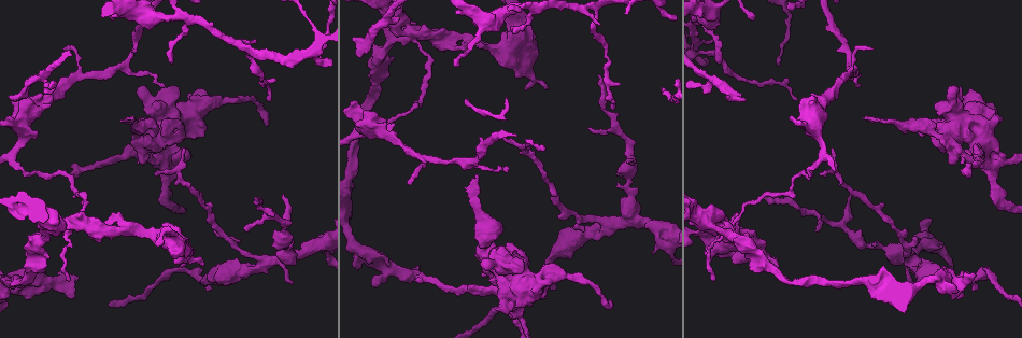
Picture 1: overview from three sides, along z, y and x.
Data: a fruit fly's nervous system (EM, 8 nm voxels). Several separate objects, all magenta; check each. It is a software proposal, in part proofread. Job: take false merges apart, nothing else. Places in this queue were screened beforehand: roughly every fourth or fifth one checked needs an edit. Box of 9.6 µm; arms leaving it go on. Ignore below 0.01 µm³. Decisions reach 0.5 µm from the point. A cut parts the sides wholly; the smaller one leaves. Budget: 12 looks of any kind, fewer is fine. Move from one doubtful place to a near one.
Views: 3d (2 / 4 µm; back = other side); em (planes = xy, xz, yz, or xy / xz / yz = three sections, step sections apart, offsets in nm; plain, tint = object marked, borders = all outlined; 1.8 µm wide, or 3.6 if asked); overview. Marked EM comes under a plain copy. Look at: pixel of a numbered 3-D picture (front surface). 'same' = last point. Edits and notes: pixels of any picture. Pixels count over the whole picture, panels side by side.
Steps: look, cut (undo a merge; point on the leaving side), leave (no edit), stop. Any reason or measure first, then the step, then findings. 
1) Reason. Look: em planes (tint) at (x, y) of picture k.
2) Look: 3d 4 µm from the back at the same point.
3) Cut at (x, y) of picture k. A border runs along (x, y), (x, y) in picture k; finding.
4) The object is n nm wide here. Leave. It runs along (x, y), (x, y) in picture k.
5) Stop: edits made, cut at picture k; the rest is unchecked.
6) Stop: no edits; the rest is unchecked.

Sharp bend. Look: em planes (tint) at (391, 265) of picture 1.

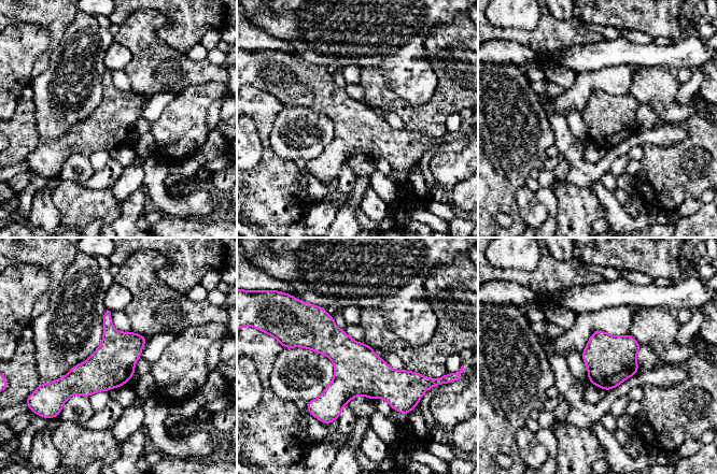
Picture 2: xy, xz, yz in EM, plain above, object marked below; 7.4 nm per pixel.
Leave. It runs along (295, 342), (419, 377) in picture 2; one cell here.

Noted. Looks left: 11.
Four or more arms meet. Look: 3d 4 µm at (518, 48) of picture 1.

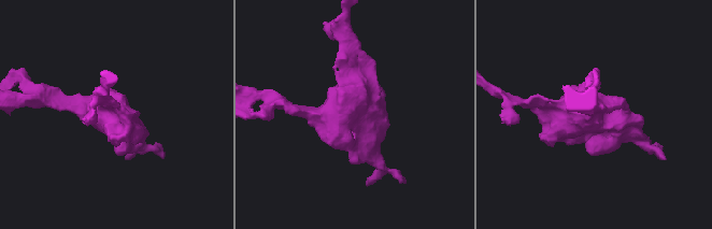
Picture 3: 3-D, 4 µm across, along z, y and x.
Shape alone is not enough. Look: em planes (borders) at (596, 119) of picture 3.

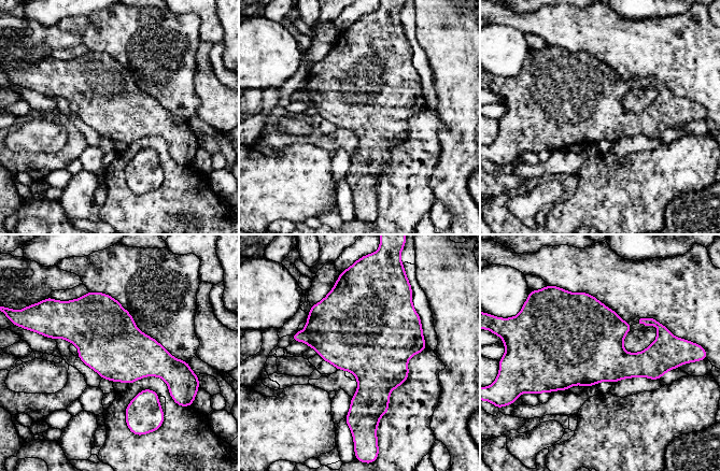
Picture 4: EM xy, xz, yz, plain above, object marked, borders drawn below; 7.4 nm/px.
Leave. All the same cell.

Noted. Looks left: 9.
Sharp bend. Look: em planes (tint) at (906, 253) of picture 1.

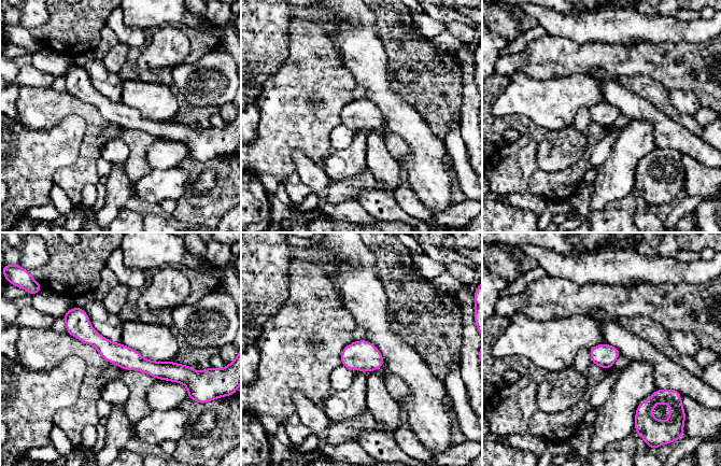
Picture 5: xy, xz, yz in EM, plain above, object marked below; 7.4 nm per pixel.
Leave. It runs along (67, 319), (114, 353), (183, 369) in picture 5; continuous, no second cell.

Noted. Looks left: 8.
Four-way junction. Look: 3d 4 µm at (190, 22) of picture 1.

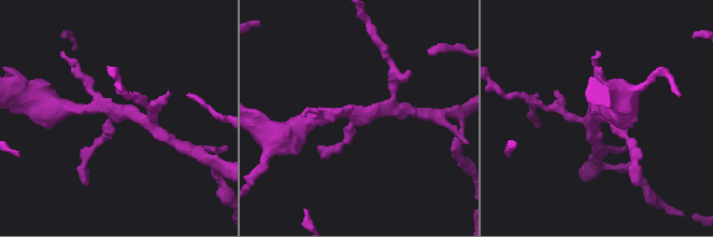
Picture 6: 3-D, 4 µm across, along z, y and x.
Need the tissue. Look: em 3.6 µm xy step 4 (tint) at (602, 117) of picture 6.

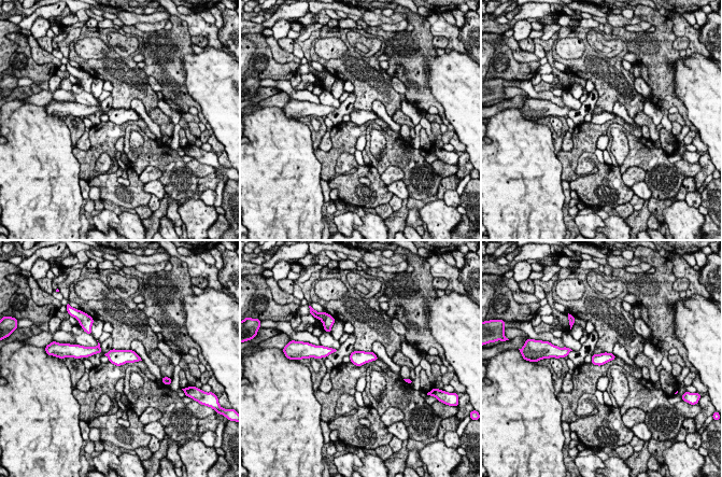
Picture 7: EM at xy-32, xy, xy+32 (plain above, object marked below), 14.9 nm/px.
Leave. One cell here.

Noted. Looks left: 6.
Sudden change in width. Look: 3d 2 µm at (920, 246) of picture 1.

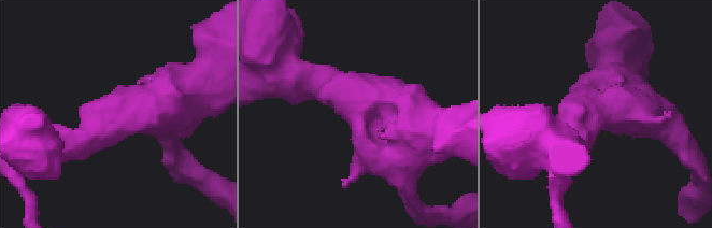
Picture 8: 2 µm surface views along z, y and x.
3 arms meet here; the arms are 260, 300, 320 nm wide; shape alone is not enough. Look: em xy step 4 (tint) at (125, 110) of picture 8.

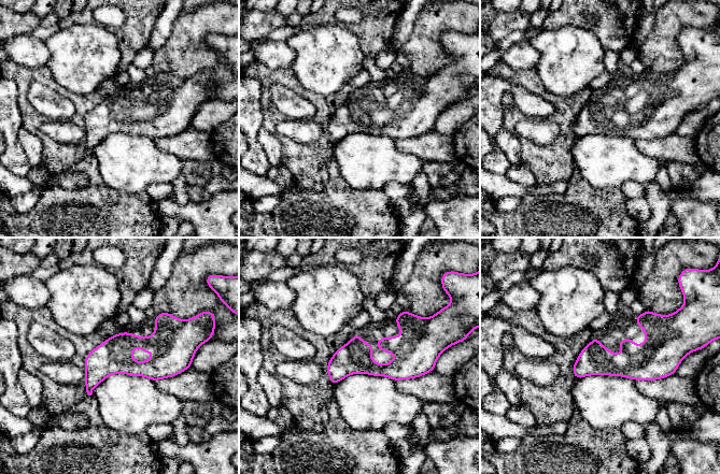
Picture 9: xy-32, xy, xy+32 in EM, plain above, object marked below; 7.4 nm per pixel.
Leave. It runs along (183, 354), (108, 367), (88, 389) in picture 9; one cell here.

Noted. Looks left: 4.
Touches itself. Look: 3d 2 µm at (932, 132) of picture 1.

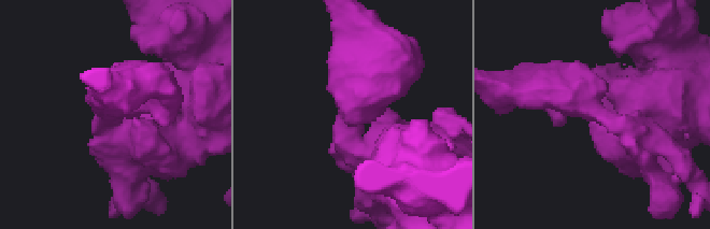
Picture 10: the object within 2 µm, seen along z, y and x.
The arms are 280, 480 nm wide. Look: em planes (tint) at (590, 111) of picture 10.

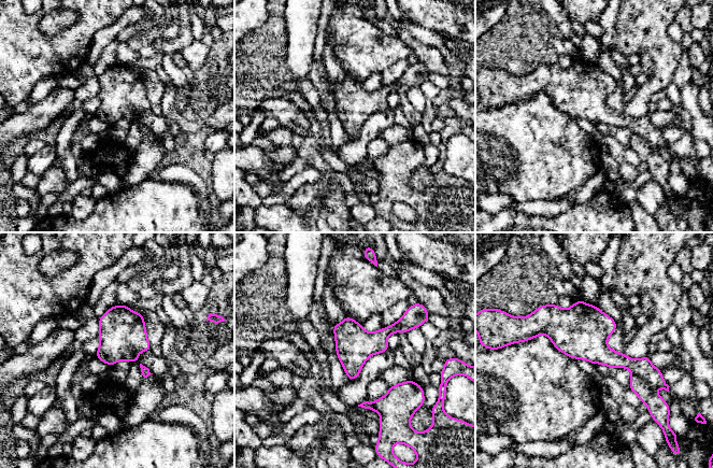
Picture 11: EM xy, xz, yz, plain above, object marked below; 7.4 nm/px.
Cut at (643, 368) of picture 11. A border runs along (632, 373), (641, 377), (653, 391) in picture 11; two cells meet here.

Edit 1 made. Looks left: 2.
Stop: edits made, cut at picture 11; the rest is unchecked.

